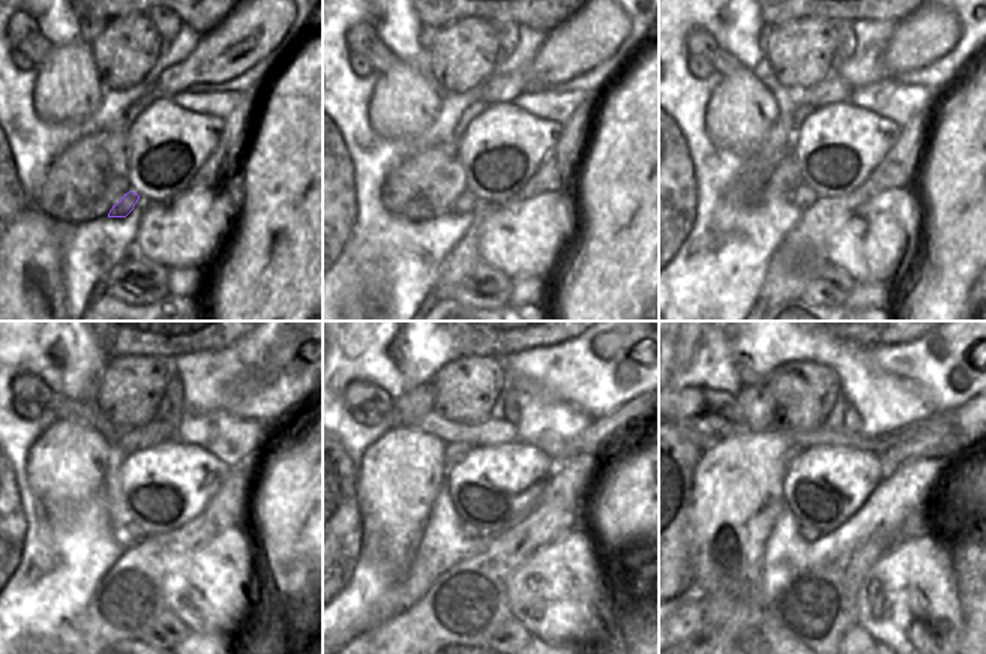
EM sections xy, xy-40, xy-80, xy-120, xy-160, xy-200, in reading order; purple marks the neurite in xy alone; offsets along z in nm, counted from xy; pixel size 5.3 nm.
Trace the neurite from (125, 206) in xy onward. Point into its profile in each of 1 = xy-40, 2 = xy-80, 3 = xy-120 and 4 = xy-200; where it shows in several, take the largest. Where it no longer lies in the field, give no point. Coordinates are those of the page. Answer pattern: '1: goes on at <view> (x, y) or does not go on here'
1: goes on at xy-40 (467, 201)
2: goes on at xy-80 (803, 197)
3: goes on at xy-120 (131, 534)
4: goes on at xy-200 (808, 533)

